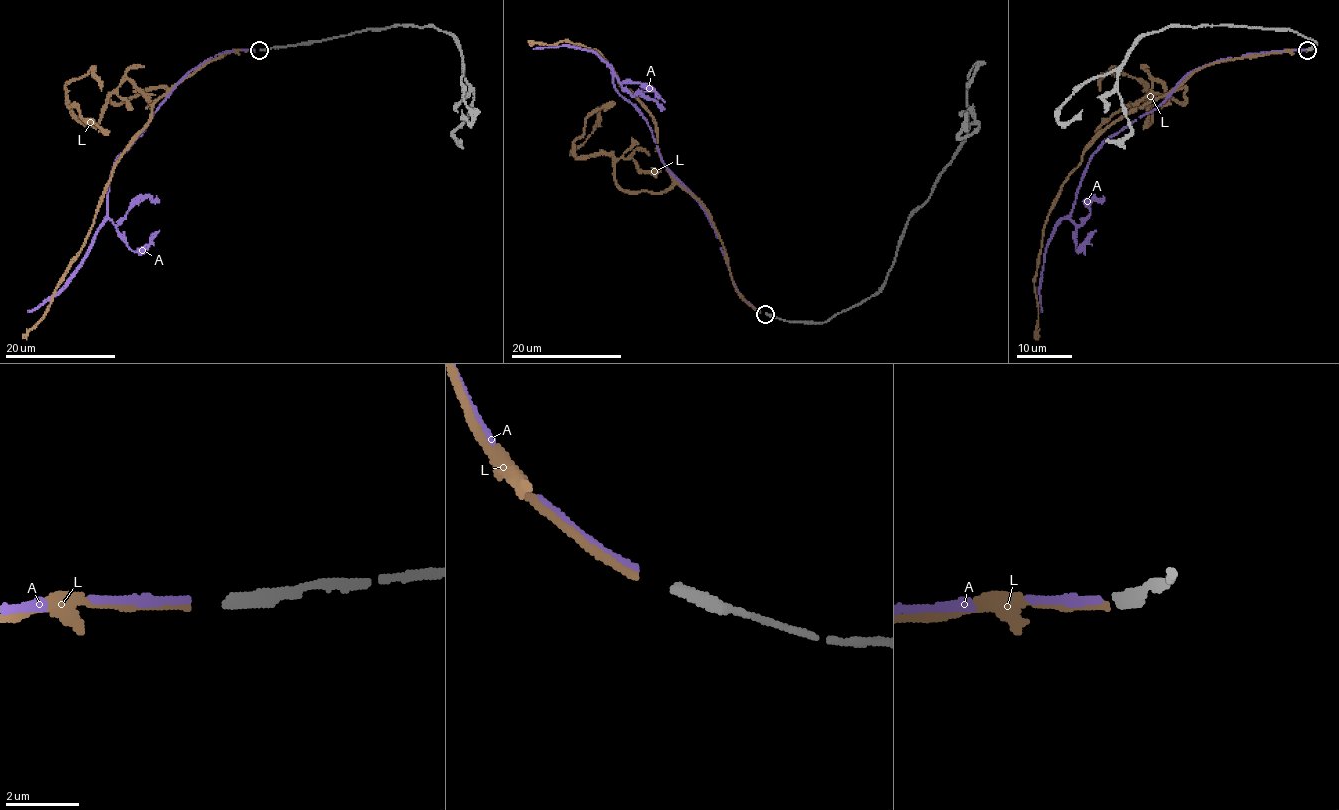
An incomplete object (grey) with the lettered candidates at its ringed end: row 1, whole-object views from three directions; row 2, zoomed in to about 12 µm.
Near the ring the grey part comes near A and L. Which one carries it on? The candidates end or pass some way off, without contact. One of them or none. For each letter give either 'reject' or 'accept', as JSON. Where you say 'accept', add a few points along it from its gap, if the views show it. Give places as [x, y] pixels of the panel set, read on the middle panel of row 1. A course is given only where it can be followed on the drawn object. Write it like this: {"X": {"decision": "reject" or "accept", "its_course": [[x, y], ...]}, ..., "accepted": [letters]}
{"A": {"decision": "reject"}, "L": {"decision": "reject"}, "accepted": []}

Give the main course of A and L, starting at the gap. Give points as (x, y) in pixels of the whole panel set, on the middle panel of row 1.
A: (760, 311), (734, 282), (706, 212), (662, 162), (646, 119), (619, 93), (613, 71), (594, 51), (533, 48)
L: (760, 312), (735, 288), (710, 213), (667, 169), (656, 122), (612, 69), (595, 50), (569, 40), (528, 40)

